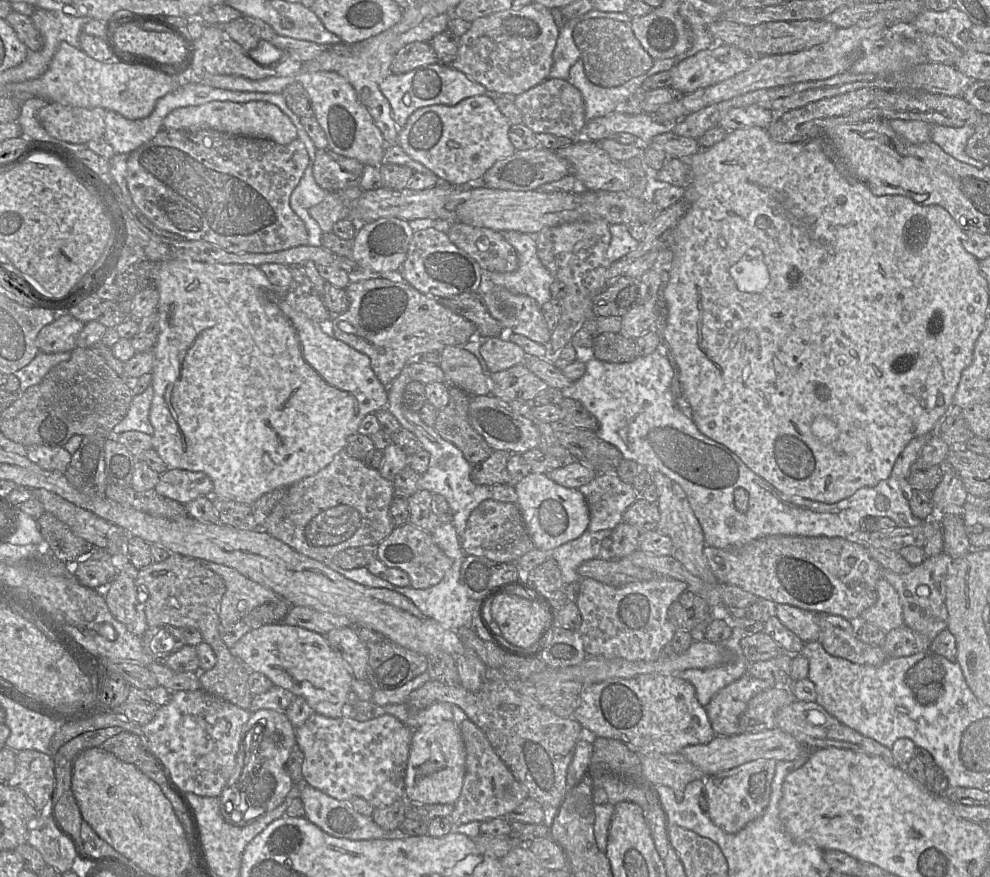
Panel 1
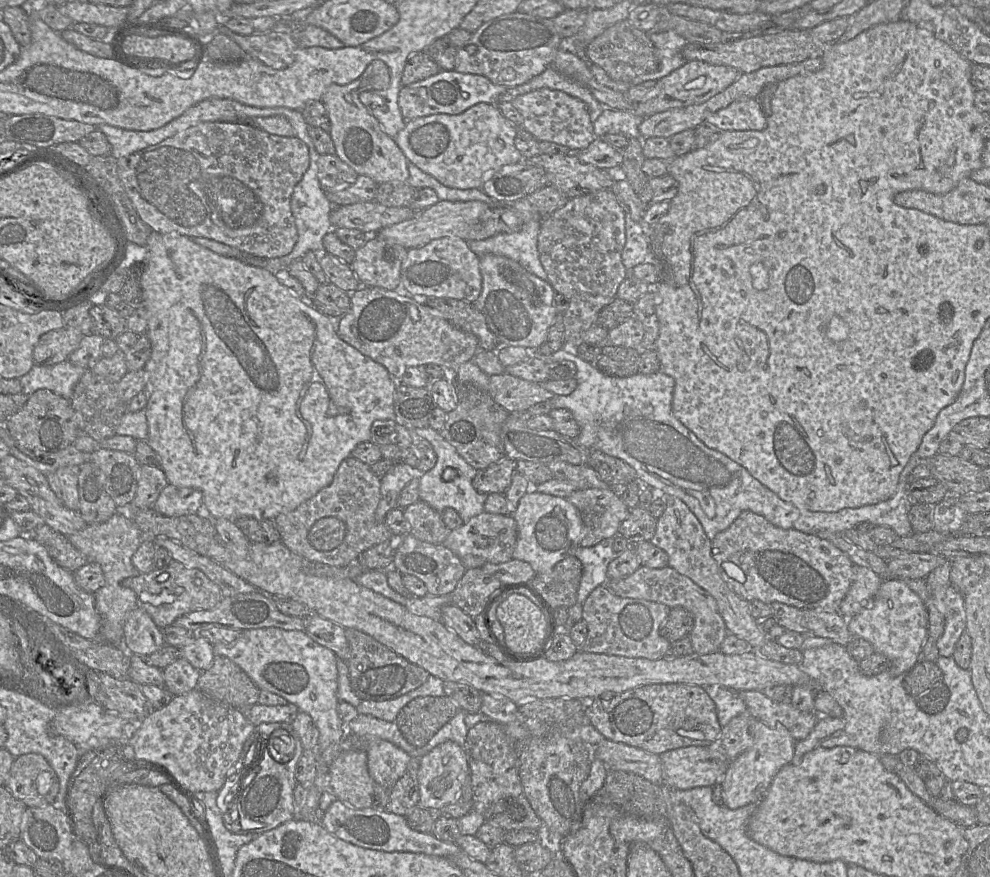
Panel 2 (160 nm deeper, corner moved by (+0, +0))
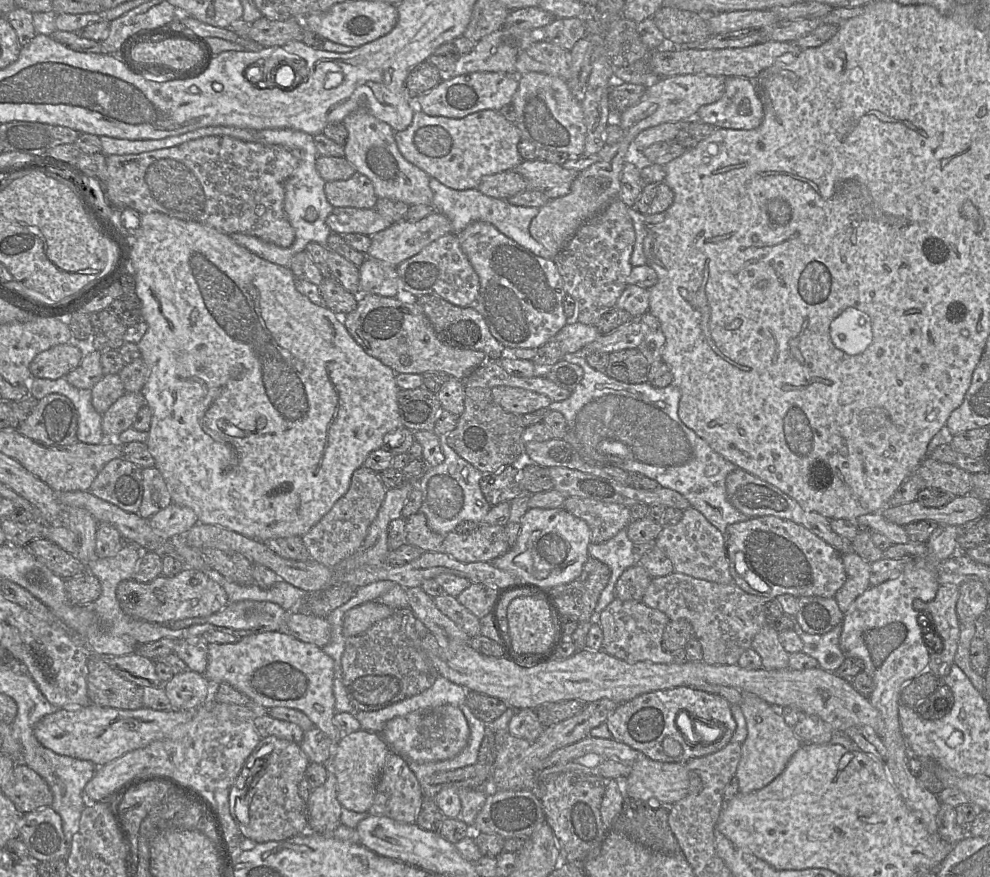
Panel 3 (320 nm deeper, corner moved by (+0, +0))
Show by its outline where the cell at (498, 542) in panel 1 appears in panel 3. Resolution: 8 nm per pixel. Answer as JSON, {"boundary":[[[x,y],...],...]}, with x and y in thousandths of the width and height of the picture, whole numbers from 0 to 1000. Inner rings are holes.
{"boundary":[[[485,596],[479,605],[474,608],[457,605],[449,611],[447,618],[447,629],[468,642],[497,641],[510,632],[514,626],[510,600],[490,596]]]}

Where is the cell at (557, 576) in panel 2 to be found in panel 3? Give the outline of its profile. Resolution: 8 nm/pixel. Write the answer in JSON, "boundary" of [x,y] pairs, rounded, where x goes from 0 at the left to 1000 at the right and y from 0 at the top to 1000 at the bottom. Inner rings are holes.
{"boundary":[[[595,635],[581,661],[560,668],[556,674],[570,701],[581,704],[585,709],[596,709],[616,657],[614,644]]]}

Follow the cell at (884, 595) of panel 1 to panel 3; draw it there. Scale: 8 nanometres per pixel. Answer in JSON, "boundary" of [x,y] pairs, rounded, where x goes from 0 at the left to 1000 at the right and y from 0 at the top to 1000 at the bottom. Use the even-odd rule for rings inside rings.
{"boundary":[[[864,629],[851,631],[851,640],[855,652],[855,662],[844,675],[842,682],[848,696],[854,699],[867,680],[879,667],[879,643]]]}

